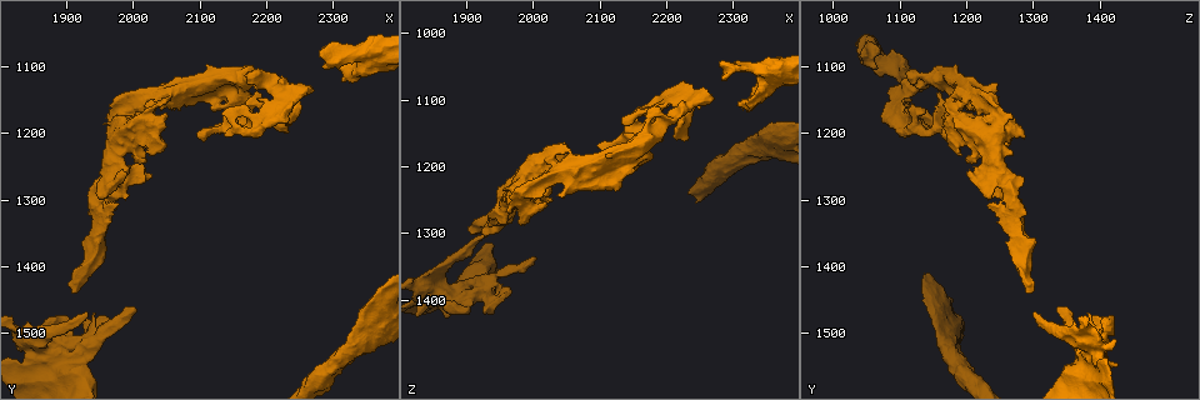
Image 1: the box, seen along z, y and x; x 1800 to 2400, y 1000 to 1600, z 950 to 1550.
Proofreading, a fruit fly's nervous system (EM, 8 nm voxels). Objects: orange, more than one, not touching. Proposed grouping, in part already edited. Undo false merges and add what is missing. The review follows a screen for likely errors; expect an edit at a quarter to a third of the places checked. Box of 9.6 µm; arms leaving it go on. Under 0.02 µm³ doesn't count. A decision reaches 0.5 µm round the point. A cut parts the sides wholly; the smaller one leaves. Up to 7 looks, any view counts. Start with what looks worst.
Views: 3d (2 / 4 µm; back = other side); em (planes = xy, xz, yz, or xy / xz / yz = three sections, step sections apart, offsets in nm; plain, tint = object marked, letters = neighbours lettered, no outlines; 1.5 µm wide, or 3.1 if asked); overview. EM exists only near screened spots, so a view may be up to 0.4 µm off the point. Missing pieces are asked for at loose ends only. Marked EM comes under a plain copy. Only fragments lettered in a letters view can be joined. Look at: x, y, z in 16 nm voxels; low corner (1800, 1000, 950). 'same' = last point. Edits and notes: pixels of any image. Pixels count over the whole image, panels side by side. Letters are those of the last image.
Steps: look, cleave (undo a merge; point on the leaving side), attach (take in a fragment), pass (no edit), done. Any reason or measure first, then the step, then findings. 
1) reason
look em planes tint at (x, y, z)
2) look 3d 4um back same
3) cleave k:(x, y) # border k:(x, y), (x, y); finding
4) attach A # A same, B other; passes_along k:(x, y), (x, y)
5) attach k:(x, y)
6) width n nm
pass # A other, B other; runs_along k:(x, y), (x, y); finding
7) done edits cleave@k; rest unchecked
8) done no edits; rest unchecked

stops while still wide
look em planes tint at (1905, 1440, 1295)

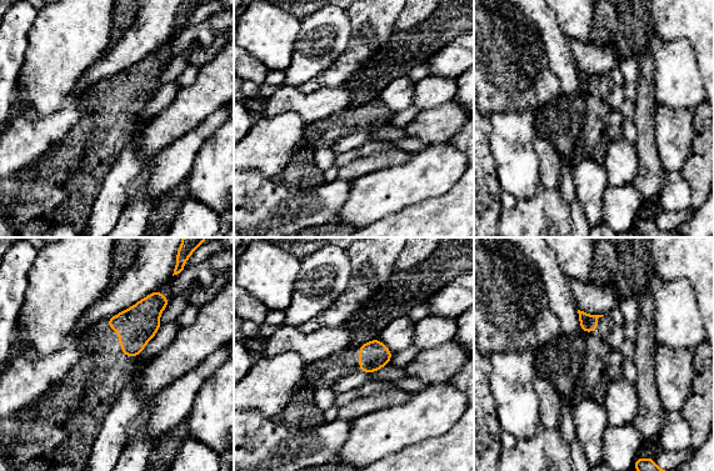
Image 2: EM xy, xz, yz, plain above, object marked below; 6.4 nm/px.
what lies round it
look em planes letters same

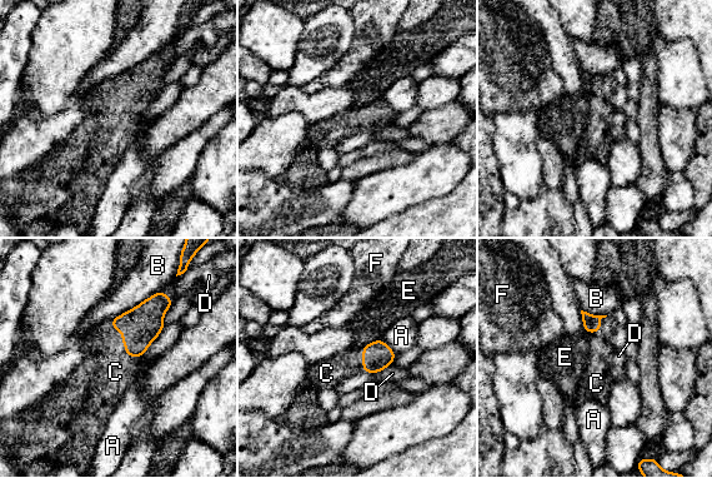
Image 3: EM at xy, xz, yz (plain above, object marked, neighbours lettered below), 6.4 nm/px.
attach C # A other, B other, C same, D other, E other, F other; passes_along 3:(140, 325), (123, 343), (115, 372); the cell continues

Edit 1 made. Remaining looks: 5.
see it whole again
look overview

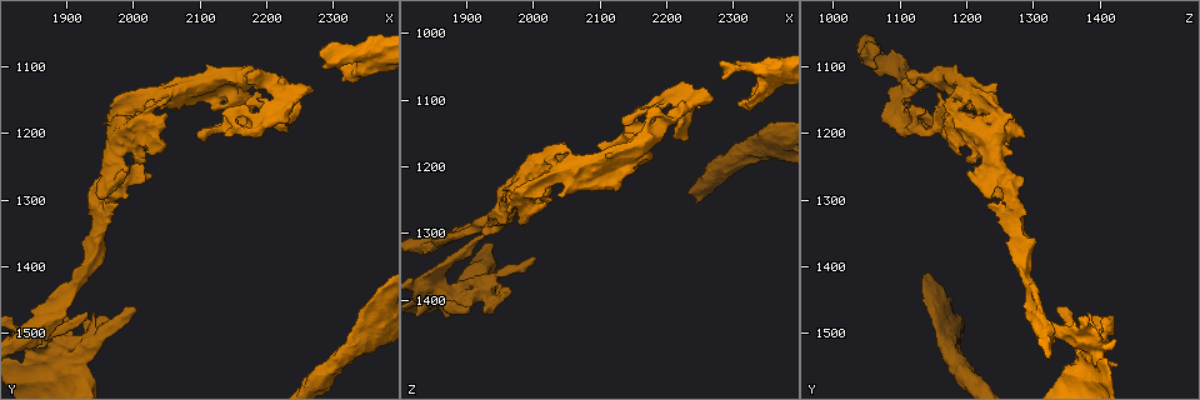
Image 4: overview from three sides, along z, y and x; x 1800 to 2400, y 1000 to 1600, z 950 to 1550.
calibre changes
look em planes letters at (2350, 1080, 1055)

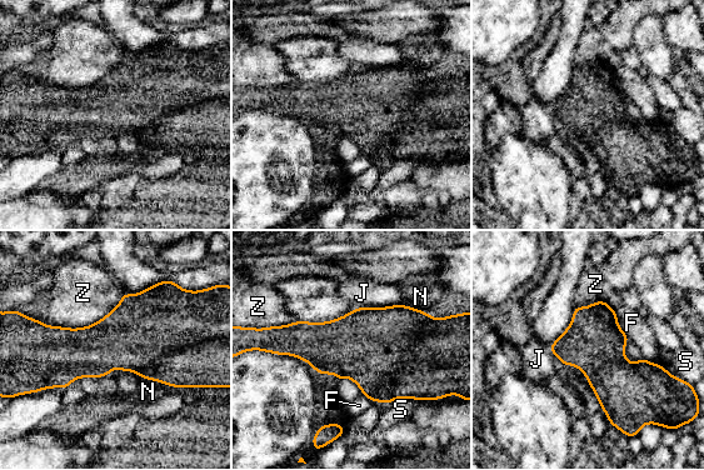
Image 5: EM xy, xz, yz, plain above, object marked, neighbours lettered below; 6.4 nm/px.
width 380 nm
pass # F other, J other, N other, S other, Z other; border 5:(136, 374), (171, 386), (196, 388); continuous, no second cell

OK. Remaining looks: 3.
free end
look 3d 4um back at (1910, 1510, 1405)

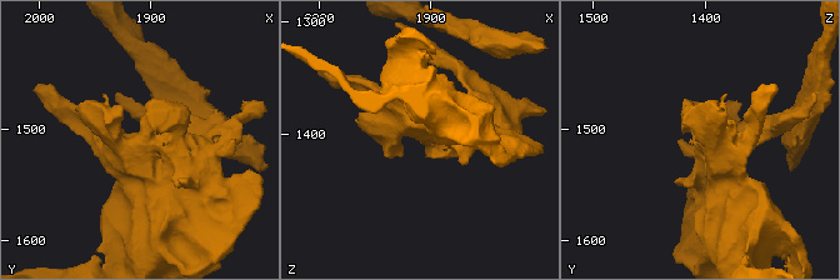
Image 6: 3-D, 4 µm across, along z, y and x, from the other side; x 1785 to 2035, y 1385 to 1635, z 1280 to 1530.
look em planes letters at (1910, 1504, 1400)

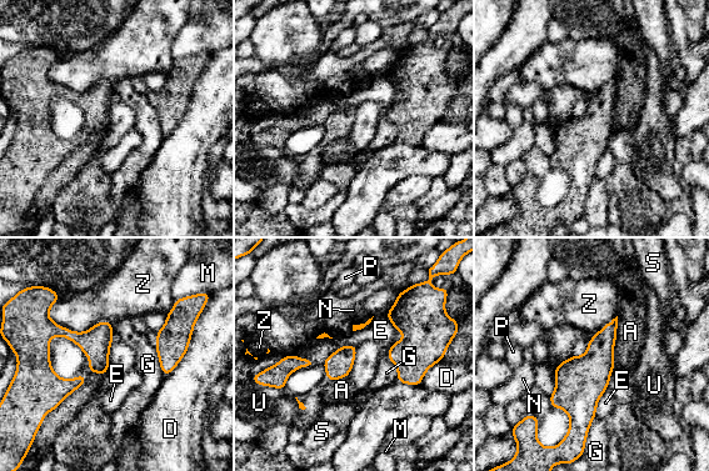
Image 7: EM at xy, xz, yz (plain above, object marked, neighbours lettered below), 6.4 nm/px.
pass # A other, D other, E other, G other, M other, N other, P other, S other, U other, Z other; none of them fits

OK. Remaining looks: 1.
done edits attach@3; rest unchecked

